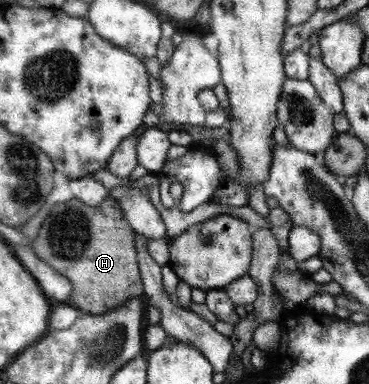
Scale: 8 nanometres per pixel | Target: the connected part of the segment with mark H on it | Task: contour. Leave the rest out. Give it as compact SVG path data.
M105 197L92 207L72 198L48 206L51 206L47 208L49 214L43 218L30 247L39 260L47 260L47 266L63 272L63 276L71 280L71 288L75 288L71 306L81 315L99 315L113 311L127 300L146 297L135 257L134 232L122 216L117 201Z

